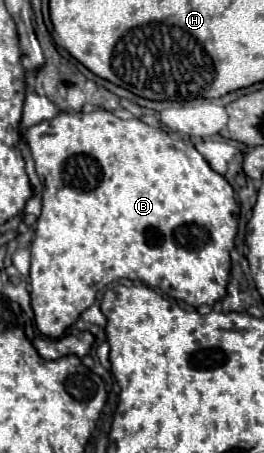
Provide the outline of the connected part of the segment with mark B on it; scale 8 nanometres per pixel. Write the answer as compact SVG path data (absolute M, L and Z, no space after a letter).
M99 109L93 113L65 113L61 111L57 117L49 121L41 121L33 127L27 129L25 133L27 145L31 149L31 155L35 159L35 169L37 175L43 181L43 211L37 219L37 229L35 229L35 241L31 243L31 307L35 311L35 323L37 329L47 335L47 337L61 337L67 327L71 327L79 315L95 303L95 293L107 287L113 281L119 279L131 279L131 281L143 281L145 285L171 295L179 301L185 301L193 307L209 305L213 307L217 301L221 301L227 295L227 283L229 283L229 271L231 271L231 249L235 247L235 235L237 235L237 217L239 217L239 203L235 201L235 191L227 183L223 175L211 169L207 159L195 149L193 143L187 143L183 139L177 139L169 135L167 131L155 129L135 117L131 119L121 119L111 111Z

